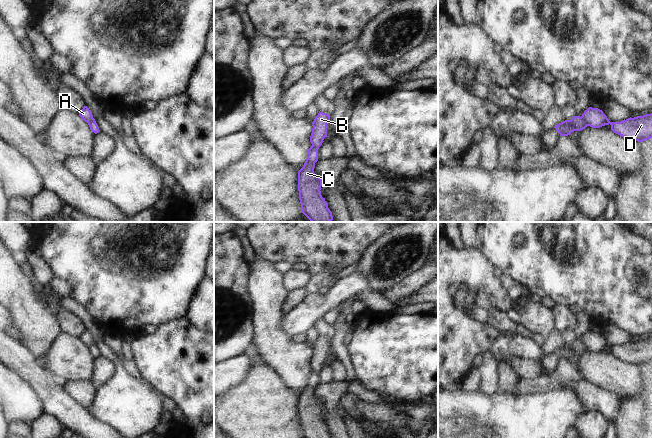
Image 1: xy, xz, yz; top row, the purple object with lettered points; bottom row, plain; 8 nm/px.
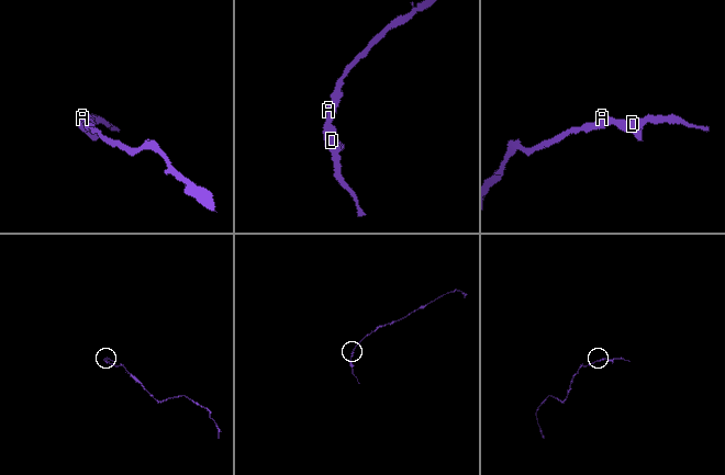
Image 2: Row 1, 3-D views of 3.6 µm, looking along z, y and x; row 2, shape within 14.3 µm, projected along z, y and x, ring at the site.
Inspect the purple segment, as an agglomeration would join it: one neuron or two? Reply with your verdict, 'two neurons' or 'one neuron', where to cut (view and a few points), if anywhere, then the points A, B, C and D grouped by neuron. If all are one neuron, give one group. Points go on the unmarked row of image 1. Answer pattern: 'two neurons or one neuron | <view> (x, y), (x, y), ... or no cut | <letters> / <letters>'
two neurons | yz (581, 340), (588, 349) | A C D / B

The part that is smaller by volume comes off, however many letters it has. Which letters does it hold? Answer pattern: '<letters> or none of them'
A, C, D

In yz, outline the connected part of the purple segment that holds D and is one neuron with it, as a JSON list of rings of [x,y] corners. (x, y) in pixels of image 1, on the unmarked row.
[[[589,331],[581,341],[592,352],[600,352],[610,348],[614,357],[629,364],[643,366],[652,362],[652,337],[630,341],[620,346],[610,346],[602,334]]]

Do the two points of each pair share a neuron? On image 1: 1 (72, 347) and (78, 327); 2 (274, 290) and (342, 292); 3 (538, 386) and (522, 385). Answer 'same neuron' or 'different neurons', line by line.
1: different neurons
2: different neurons
3: same neuron

